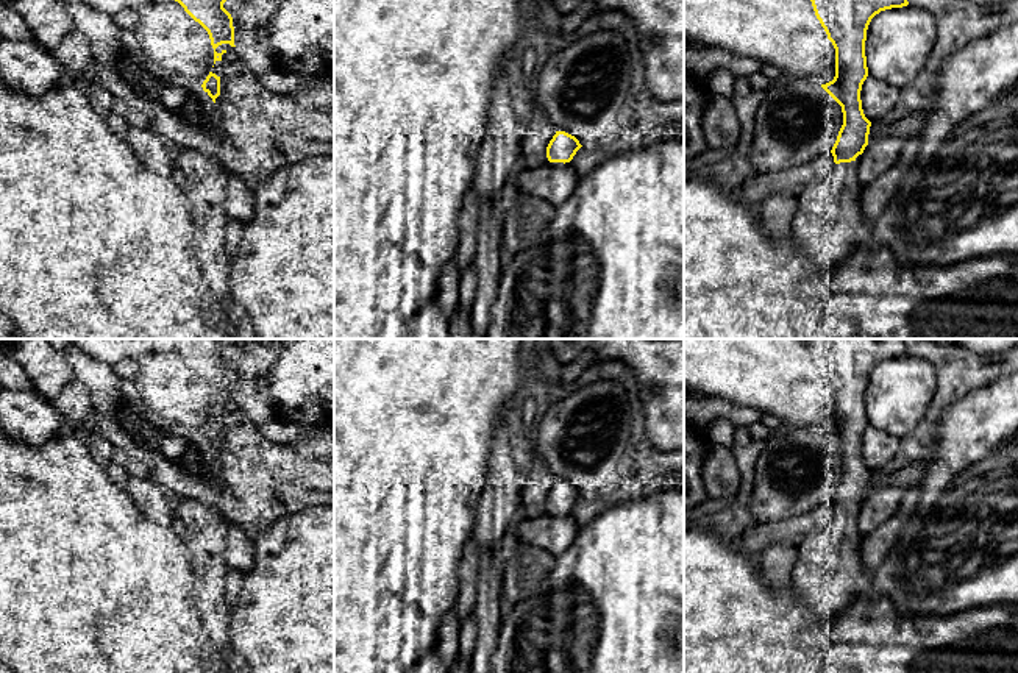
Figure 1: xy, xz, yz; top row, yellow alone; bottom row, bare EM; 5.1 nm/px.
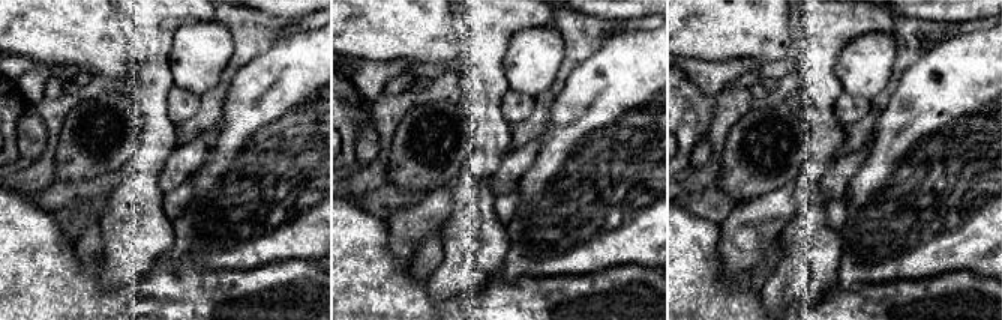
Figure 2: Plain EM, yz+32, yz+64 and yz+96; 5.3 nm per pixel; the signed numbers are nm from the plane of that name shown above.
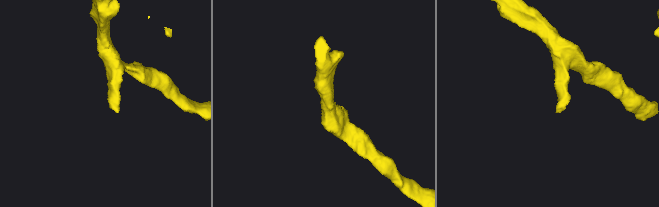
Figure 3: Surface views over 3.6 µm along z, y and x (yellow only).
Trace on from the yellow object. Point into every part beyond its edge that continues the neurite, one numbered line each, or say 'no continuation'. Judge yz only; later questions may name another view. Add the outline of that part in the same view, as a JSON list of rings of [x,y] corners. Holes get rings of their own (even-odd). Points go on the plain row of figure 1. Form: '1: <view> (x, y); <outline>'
1: yz (828, 573); [[[851,511],[837,514],[818,534],[798,547],[792,570],[793,587],[812,607],[820,628],[834,625],[852,598],[871,592],[871,578],[863,573],[857,554],[859,543],[857,512]]]

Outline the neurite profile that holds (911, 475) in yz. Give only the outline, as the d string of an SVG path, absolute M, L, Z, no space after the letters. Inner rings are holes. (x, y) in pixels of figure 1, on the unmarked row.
M924 456L904 468L899 468L887 476L873 472L870 476L868 492L877 492L885 487L896 486L902 490L918 486L926 472Z

